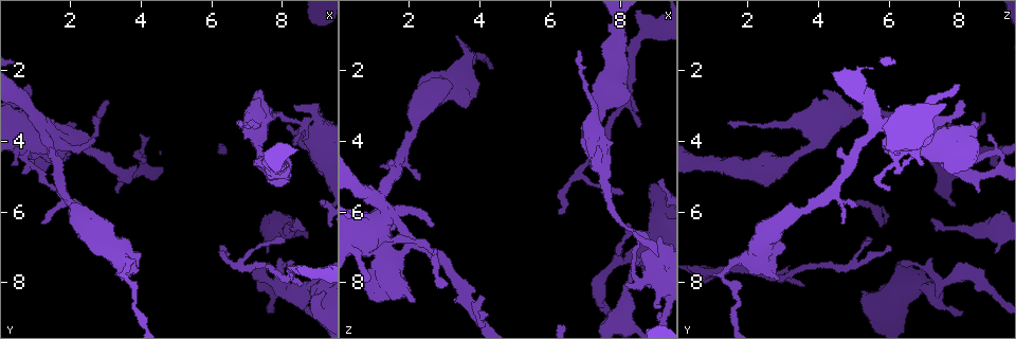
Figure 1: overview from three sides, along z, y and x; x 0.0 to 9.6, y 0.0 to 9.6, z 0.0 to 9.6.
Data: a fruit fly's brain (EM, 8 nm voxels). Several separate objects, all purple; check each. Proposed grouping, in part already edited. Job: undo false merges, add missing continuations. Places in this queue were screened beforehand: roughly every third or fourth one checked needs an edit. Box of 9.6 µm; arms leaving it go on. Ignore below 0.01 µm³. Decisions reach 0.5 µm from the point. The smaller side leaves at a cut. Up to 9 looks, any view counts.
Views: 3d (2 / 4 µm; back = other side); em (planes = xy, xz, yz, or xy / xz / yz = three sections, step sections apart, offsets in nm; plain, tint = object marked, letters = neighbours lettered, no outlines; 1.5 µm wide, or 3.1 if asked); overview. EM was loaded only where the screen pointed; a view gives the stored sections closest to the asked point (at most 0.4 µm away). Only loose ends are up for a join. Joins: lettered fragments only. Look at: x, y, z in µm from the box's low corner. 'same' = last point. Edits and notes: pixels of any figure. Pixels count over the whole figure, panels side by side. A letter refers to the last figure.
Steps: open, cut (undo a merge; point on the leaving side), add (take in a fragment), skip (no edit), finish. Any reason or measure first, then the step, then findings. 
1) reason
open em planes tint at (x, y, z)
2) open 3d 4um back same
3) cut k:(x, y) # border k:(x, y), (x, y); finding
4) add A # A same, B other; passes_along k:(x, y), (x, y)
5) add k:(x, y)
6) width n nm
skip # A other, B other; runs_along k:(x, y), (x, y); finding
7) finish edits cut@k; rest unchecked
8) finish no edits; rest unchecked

abrupt turn
open em planes letters at (3.50, 7.75, 1.35)

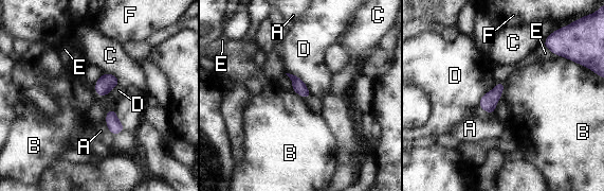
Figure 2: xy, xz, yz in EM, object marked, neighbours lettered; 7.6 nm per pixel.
skip # A other, B other, C other, D other, E other, F other; border 2:(505, 82), (499, 99); one cell here

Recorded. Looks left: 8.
free end
open 3d 2um at (2.30, 5.80, 5.05)

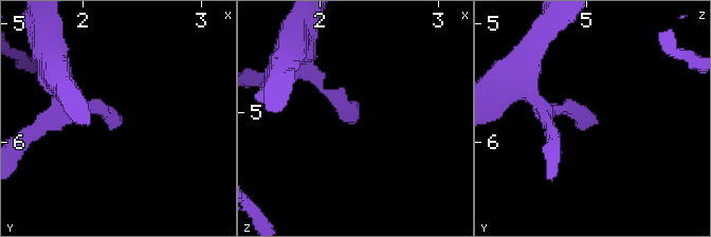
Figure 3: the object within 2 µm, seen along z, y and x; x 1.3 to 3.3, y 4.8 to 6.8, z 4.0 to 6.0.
open em yz step 8 tint at (2.30, 5.84, 5.10)

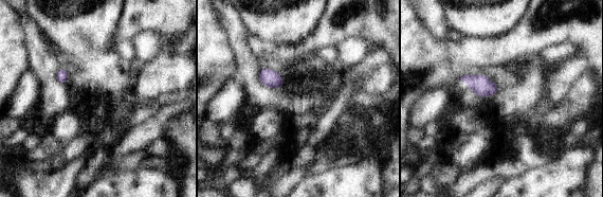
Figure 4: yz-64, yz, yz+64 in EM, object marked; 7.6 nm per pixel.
open em planes letters same

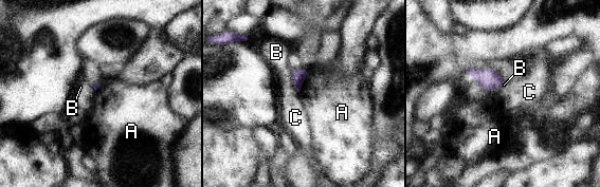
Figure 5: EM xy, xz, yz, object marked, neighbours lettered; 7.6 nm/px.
skip # A other, B other, C other; none of them fits

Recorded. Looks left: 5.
three arms meet
open em planes tint at (2.25, 4.10, 6.90)

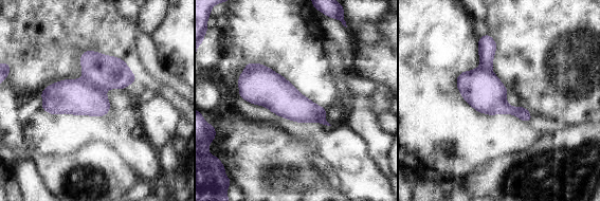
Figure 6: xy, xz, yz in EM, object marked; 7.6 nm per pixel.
see the neighbours
open em planes letters same

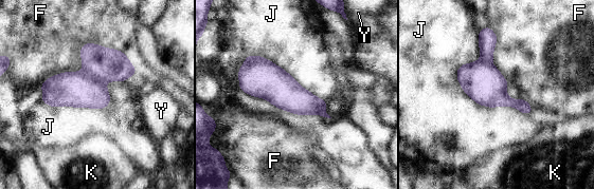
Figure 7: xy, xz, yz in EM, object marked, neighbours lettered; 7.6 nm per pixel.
cut 7:(106, 64) # F other, J other, K other, Y other; a second cell is stuck on

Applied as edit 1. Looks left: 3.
tapers out
open em xy step 4 letters at (6.25, 7.05, 6.10)

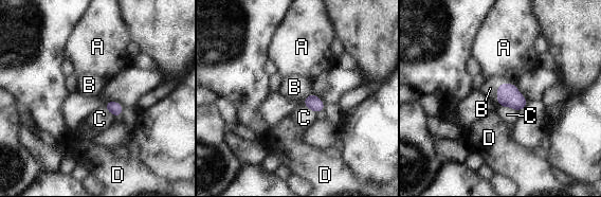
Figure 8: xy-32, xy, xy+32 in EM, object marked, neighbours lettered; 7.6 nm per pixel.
add B # A other, B same, C other, D other; passes_along 8:(508, 95), (497, 86), (490, 88); the cell continues

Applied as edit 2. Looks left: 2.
finish edits cut@7, add@8; rest unchecked

